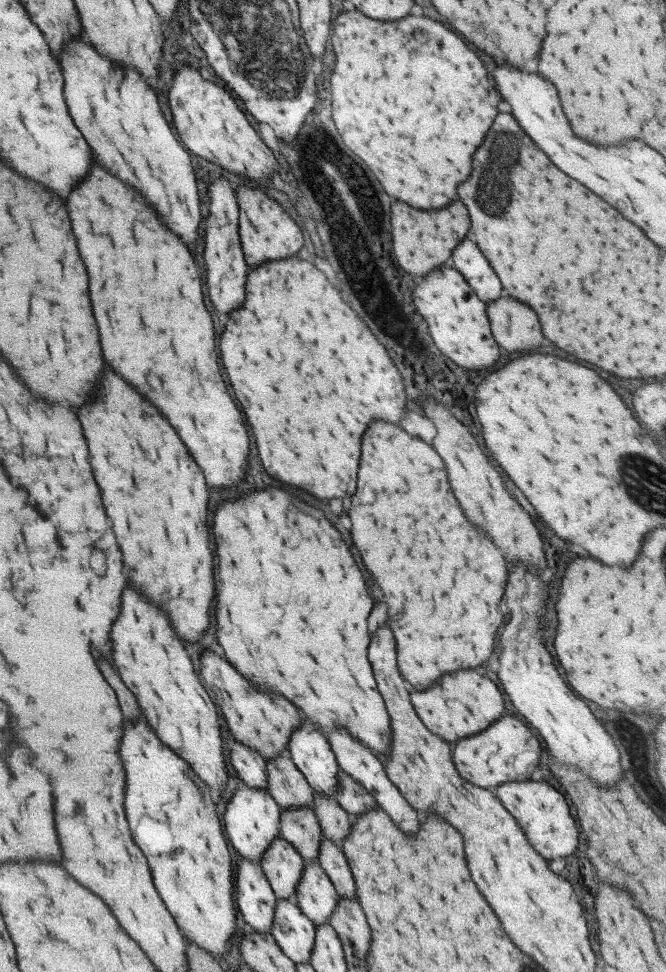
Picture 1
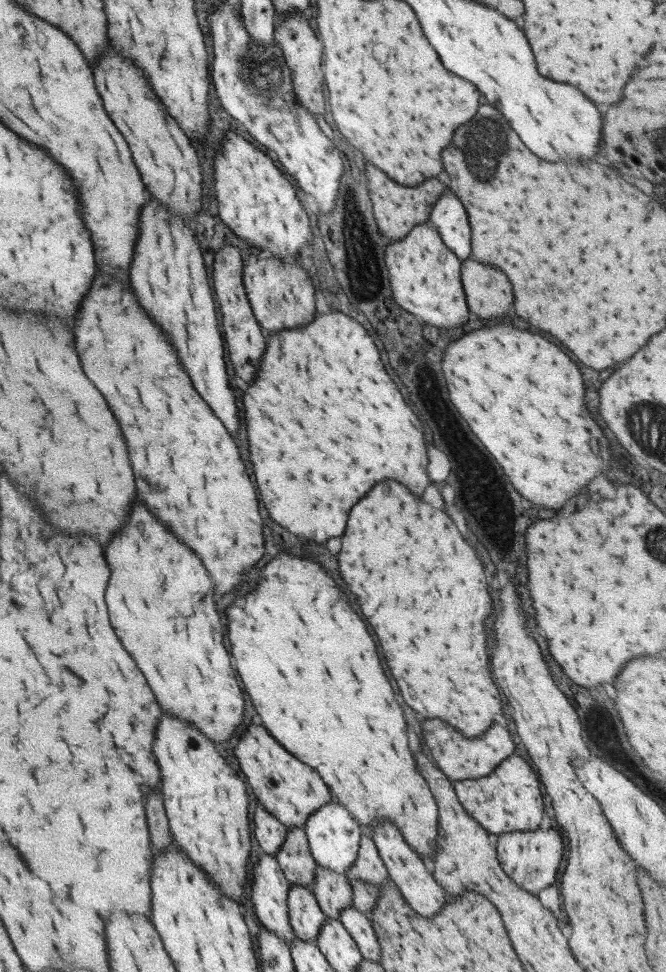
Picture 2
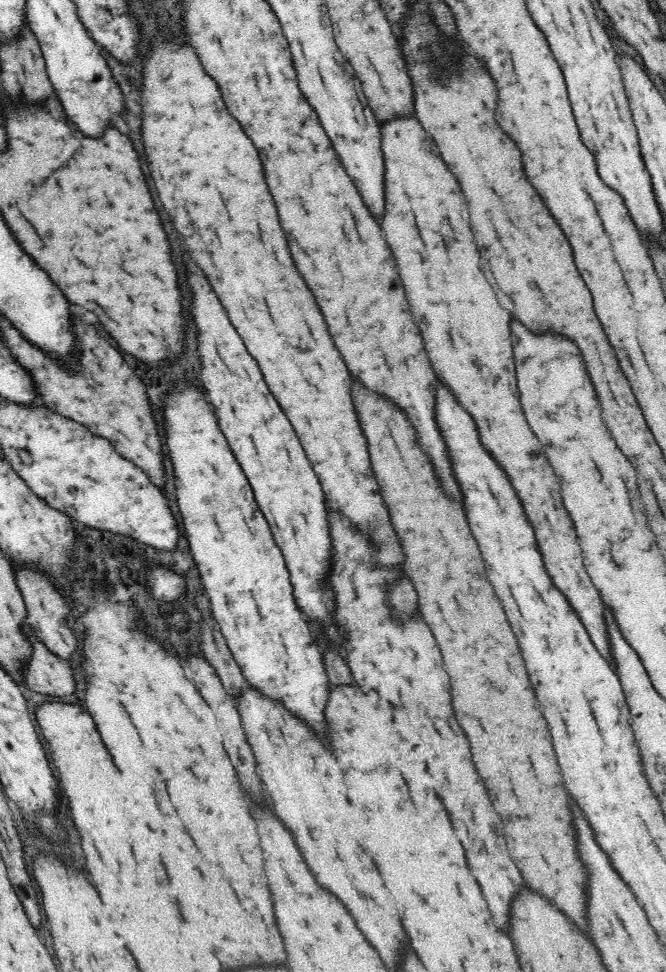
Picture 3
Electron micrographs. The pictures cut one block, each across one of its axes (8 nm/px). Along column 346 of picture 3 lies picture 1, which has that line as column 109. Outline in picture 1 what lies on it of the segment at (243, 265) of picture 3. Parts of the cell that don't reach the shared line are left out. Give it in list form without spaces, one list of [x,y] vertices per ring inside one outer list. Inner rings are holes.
[[[109,368],[101,374],[103,382],[95,402],[83,406],[77,412],[77,418],[83,428],[83,436],[89,448],[91,472],[99,486],[105,516],[110,521],[110,528],[117,530],[115,540],[121,548],[123,564],[131,566],[133,588],[143,596],[149,596],[153,604],[167,612],[175,634],[189,644],[195,644],[209,624],[209,604],[215,594],[215,584],[211,578],[211,550],[209,550],[209,530],[207,530],[207,488],[201,476],[201,470],[195,466],[185,446],[177,438],[175,430],[161,418],[161,414],[151,408],[139,394],[135,394],[117,374]]]

